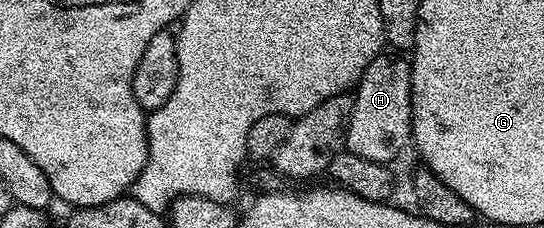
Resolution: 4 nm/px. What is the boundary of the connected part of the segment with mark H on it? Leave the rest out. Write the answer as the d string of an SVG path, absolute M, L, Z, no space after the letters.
M403 54L387 55L373 58L353 89L355 101L347 123L345 148L361 158L369 158L369 162L390 165L412 143L411 61Z

